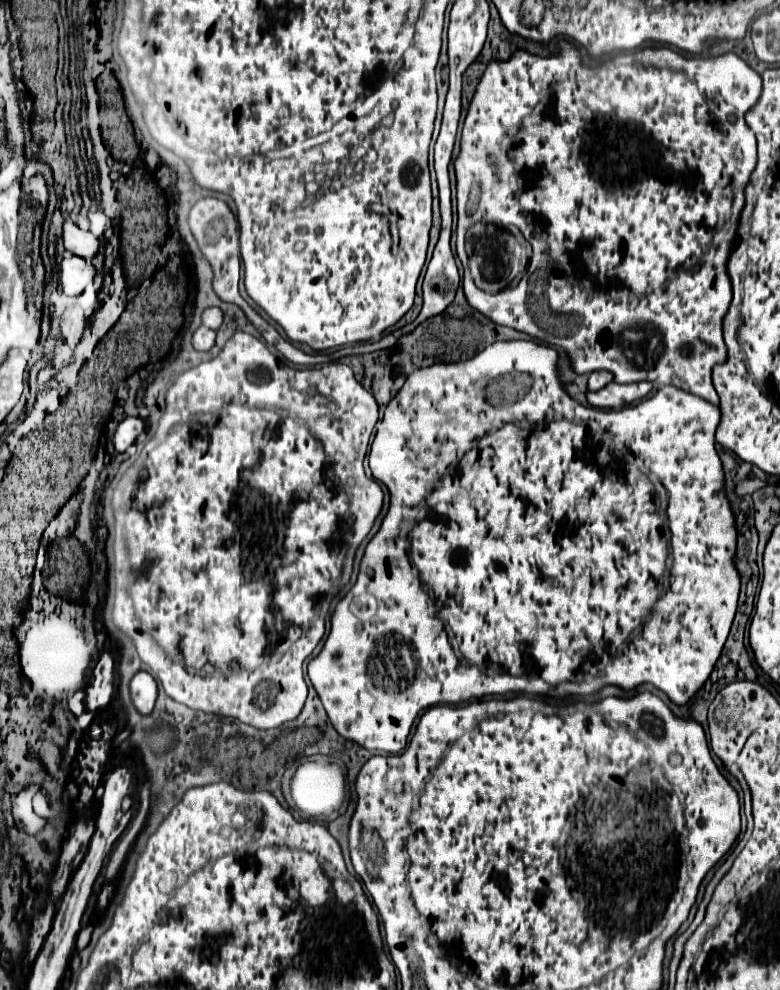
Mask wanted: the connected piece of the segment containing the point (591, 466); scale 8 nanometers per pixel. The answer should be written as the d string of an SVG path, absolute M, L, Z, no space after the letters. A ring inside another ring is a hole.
M498 341L488 345L482 353L478 353L468 361L438 363L414 371L412 375L408 375L406 383L396 393L396 397L388 403L384 411L384 419L378 425L376 437L370 445L368 459L370 459L372 477L384 483L390 491L390 509L388 515L384 517L380 531L372 537L372 541L366 547L366 555L362 559L356 585L336 605L336 611L332 615L332 627L320 655L308 663L308 677L318 697L322 699L330 723L344 739L354 741L360 747L372 751L400 753L408 741L408 733L414 723L414 717L418 717L428 707L510 692L546 695L548 693L546 683L548 689L552 691L550 695L560 695L560 697L590 695L604 685L620 685L624 689L634 689L640 683L652 683L654 687L664 691L676 705L684 705L710 677L714 663L720 657L720 651L728 639L730 625L736 615L738 593L740 593L740 575L732 561L736 553L734 515L724 495L722 463L714 449L714 431L720 423L720 409L696 395L690 395L682 389L668 385L668 387L660 387L652 399L646 399L634 407L630 405L619 410L594 411L590 407L572 401L564 393L556 375L556 361L558 355L552 347L544 347L534 341ZM512 373L514 373L514 393L516 395L526 393L526 395L522 399L516 399L514 403L504 399L504 405L492 407L488 401L492 393L490 387L494 387L496 379L502 381L504 375L512 375ZM636 457L650 465L650 471L660 479L660 483L668 491L666 527L664 527L664 519L658 515L658 509L654 505L654 485L634 465ZM418 509L420 513L416 513L416 521L412 521L410 531L414 531L414 527L420 525L424 527L424 575L420 573L420 581L416 567L412 567L408 557L408 537L406 539L398 537L400 531L406 531L410 527L406 525L406 521L410 521L414 511ZM668 557L672 557L672 567L670 567L670 583L668 589L664 591L664 585L660 587L660 581L666 571ZM432 603L438 609L438 615L434 613ZM442 619L452 627L456 641L460 641L462 657L466 661L460 661L456 657L452 643L444 631ZM628 639L632 641L626 647L624 643Z

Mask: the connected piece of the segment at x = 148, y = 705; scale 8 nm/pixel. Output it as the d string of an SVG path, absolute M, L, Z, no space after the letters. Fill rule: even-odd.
M140 671L138 675L134 675L134 679L130 681L130 695L132 695L132 703L136 707L136 711L140 715L148 715L154 709L156 703L156 681L152 675Z

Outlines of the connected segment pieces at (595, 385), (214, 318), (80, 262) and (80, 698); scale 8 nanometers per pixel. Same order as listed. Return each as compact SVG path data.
M594 371L588 379L588 391L600 391L600 387L606 387L612 379L614 375L608 371Z
M216 307L204 309L204 313L202 313L202 325L206 325L206 327L210 327L210 329L216 331L216 329L220 329L222 321L224 321L224 315L222 315L220 309L216 309Z
M68 251L62 253L60 263L60 287L66 295L80 295L84 287L94 279L96 269L92 265L86 265L82 257L76 257Z
M76 691L76 693L68 699L68 709L70 709L76 717L86 711L86 709L84 709L84 697L86 697L84 691Z

